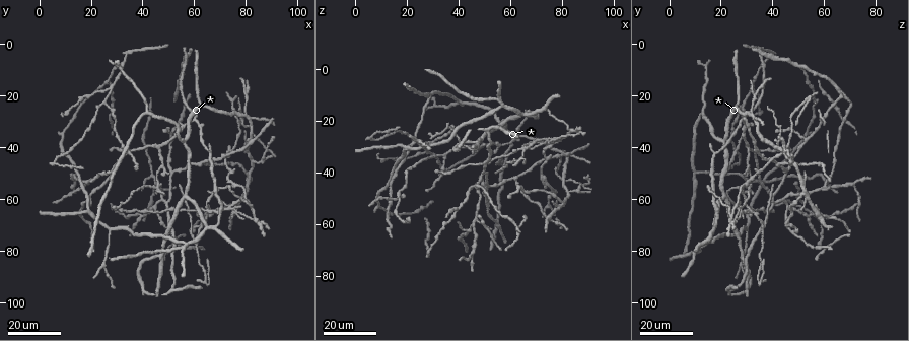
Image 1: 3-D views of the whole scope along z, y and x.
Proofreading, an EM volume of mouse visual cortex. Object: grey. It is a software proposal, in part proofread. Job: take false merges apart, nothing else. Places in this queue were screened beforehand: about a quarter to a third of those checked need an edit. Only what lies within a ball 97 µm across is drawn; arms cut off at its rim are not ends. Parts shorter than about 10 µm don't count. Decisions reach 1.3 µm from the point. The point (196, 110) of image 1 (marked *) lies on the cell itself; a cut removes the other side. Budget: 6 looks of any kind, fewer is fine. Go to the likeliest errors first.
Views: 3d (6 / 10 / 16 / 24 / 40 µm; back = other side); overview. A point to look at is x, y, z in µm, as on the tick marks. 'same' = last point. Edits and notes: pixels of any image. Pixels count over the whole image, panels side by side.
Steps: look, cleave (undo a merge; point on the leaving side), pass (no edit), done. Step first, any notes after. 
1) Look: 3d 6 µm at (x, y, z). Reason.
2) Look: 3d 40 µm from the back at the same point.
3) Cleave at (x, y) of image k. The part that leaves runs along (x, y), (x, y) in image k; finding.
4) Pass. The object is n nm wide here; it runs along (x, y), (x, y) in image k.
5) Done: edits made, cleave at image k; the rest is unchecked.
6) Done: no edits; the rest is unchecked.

Look: 3d 24 µm at (82, 46, 47). Small branch off a trunk.

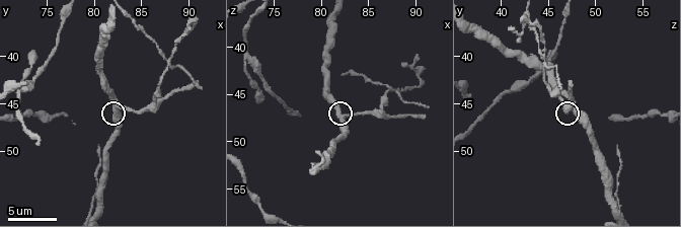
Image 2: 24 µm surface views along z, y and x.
Look: 3d 6 µm at (82.6, 45.2, 47.2).

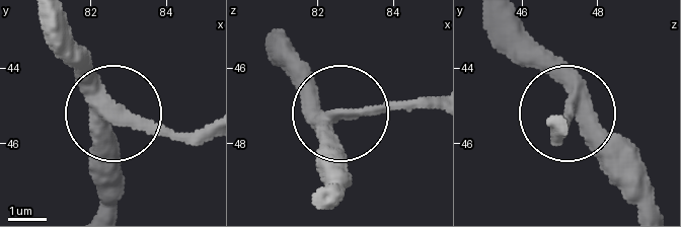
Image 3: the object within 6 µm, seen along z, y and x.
Pass. The object is 360 nm wide here; it runs along (271, 36), (281, 66), (332, 115), (436, 104) in image 3; continuous, no second cell.

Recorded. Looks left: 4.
Look: 3d 16 µm at (83, 65, 23). Side arm on a straight run.

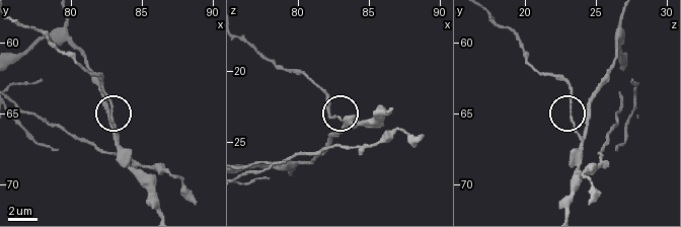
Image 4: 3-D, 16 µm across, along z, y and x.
Look: 3d 10 µm at (83.2, 66.2, 23.6).

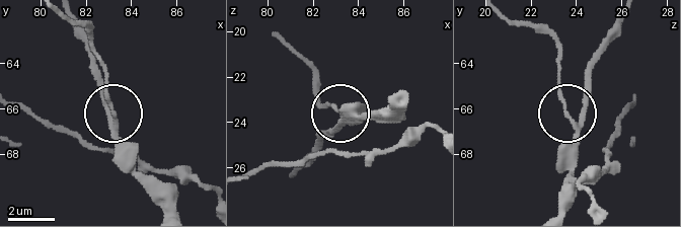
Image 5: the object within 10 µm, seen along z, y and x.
Cleave at (561, 99) of image 5. The part that leaves runs along (575, 128), (557, 83), (555, 43), (511, 19) in image 5; two cells meet here.

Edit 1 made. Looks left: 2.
Look: 3d 24 µm at (60, 29, 29). Three arms meet.

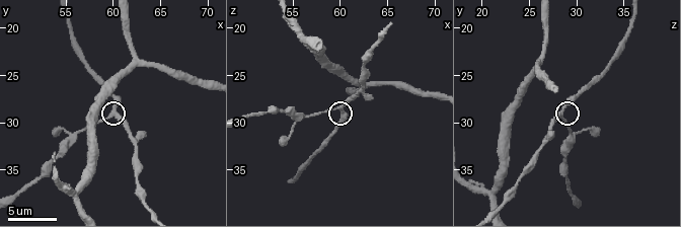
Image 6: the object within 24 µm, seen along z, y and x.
Look: 3d 6 µm at (59.8, 29.4, 28.4).

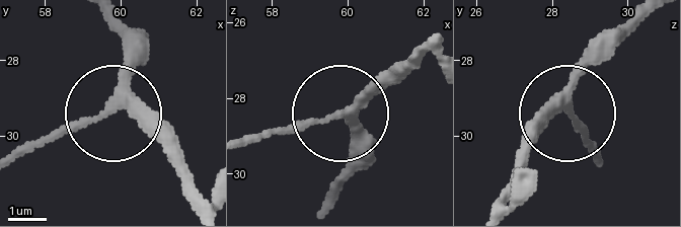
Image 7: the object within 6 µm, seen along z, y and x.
Pass. The object is 220 nm wide here; it runs along (495, 207), (524, 148), (608, 45) in image 7; one cell here.

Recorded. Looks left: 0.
Done: edits made, cleave at image 5; the rest is unchecked.

